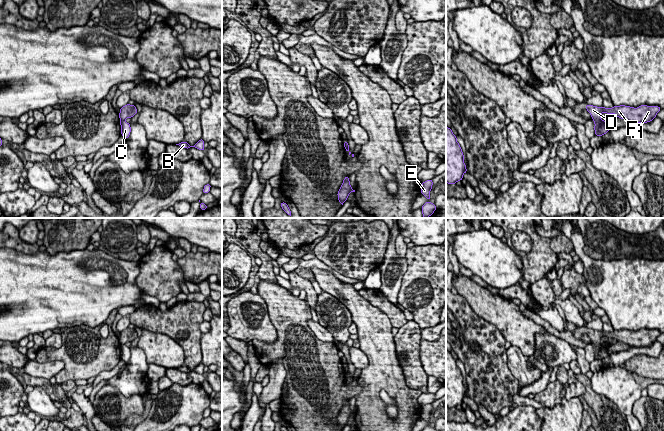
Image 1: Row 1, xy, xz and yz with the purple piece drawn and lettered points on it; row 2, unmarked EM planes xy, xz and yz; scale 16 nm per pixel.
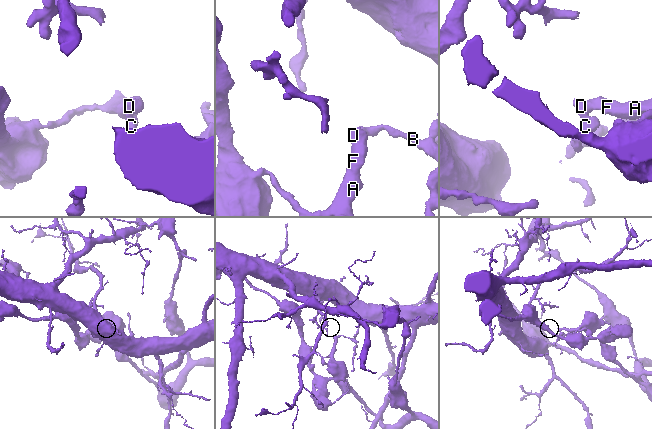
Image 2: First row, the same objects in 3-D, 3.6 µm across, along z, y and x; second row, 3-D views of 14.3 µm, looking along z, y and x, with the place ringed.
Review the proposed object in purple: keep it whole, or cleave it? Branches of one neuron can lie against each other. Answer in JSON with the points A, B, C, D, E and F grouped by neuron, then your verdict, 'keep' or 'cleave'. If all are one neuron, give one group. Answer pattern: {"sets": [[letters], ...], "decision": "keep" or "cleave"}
{"sets": [["A", "D", "F"], ["B", "C", "E"]], "decision": "cleave"}

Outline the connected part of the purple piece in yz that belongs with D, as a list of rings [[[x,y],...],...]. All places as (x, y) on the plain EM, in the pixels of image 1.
[[[590,328],[586,329],[586,334],[590,337],[592,344],[597,346],[601,344],[602,337],[615,338],[618,342],[628,344],[635,347],[647,347],[656,342],[661,332],[659,330],[641,329],[637,332],[620,329],[612,332],[597,331]]]

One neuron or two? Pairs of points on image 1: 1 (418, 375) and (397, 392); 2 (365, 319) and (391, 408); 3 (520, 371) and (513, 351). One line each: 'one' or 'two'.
1: two
2: two
3: one

